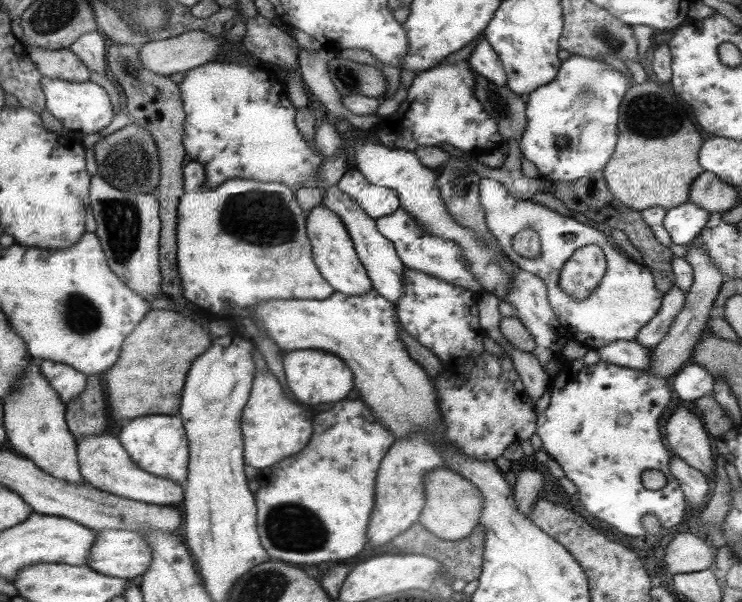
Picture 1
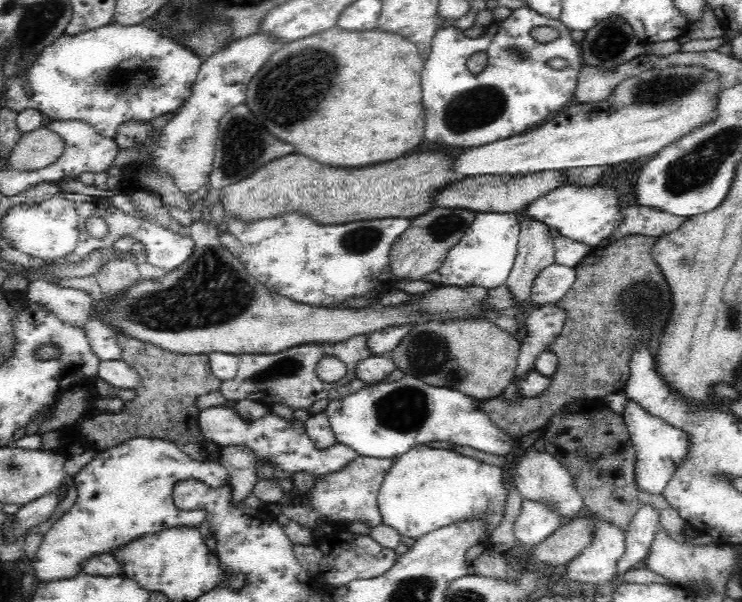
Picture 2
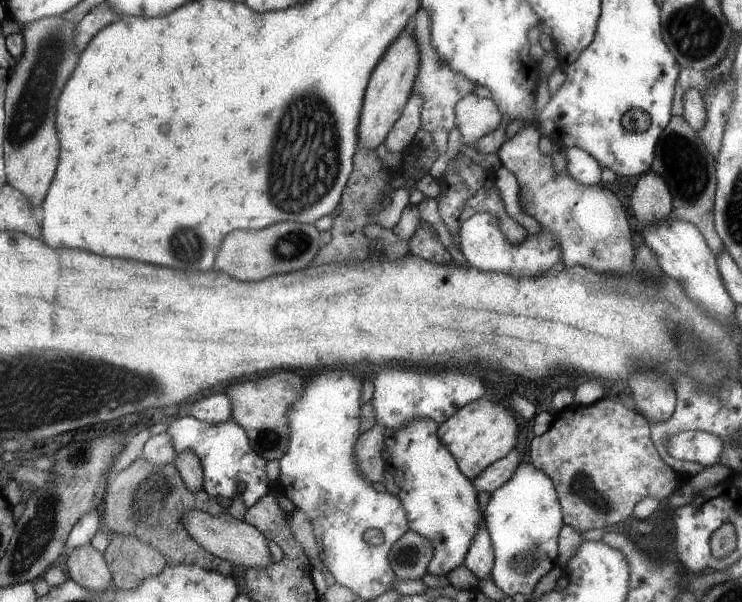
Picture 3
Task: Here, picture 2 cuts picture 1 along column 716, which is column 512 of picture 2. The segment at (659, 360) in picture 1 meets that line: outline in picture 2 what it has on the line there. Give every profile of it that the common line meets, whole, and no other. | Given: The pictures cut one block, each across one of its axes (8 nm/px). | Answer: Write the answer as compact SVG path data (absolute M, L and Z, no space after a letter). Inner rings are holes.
M522 220L516 260L504 282L518 306L532 302L530 290L536 276L552 264L556 264L556 244L550 236L550 228L540 220Z

